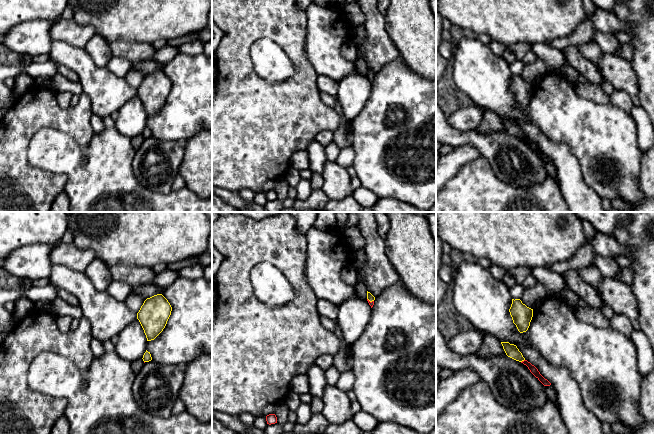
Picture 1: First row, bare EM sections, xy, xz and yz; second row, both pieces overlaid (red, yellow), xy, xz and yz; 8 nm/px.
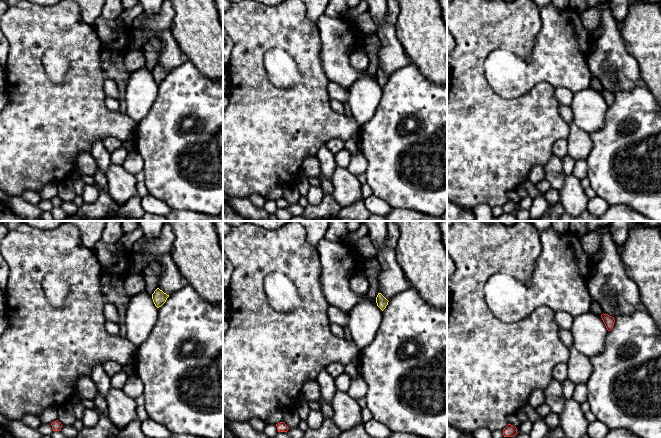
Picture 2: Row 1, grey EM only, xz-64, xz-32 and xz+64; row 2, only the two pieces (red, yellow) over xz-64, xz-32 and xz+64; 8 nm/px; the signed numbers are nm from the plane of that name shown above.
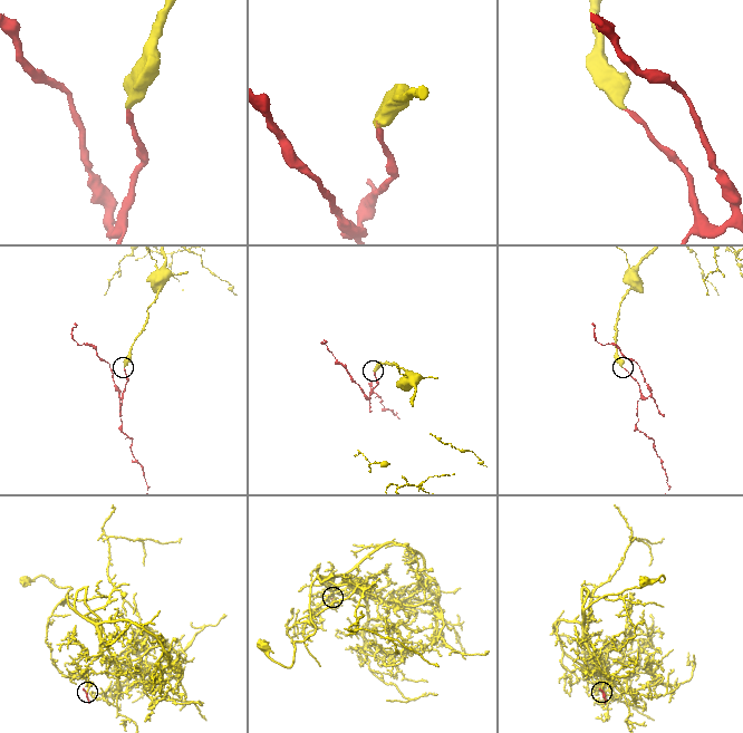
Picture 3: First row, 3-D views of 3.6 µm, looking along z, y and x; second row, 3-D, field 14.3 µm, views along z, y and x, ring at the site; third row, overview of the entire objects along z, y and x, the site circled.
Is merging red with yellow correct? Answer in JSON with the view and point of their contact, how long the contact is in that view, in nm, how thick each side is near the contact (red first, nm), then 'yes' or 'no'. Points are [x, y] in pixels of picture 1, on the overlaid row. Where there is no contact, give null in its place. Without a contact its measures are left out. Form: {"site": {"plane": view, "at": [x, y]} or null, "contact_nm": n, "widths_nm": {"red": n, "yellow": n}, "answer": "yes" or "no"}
{"site": {"plane": "yz", "at": [522, 361]}, "contact_nm": 40, "widths_nm": {"red": 60, "yellow": 110}, "answer": "yes"}

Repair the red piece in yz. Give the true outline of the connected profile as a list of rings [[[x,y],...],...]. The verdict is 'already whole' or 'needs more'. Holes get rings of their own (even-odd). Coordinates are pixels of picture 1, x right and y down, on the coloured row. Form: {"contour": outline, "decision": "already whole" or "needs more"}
{"contour": [[[501,342],[503,349],[506,353],[506,355],[516,361],[519,361],[526,365],[530,372],[544,385],[544,386],[550,386],[551,383],[545,379],[538,369],[532,365],[530,362],[528,362],[522,355],[522,353],[519,351],[516,345],[510,344],[509,342]]], "decision": "needs more"}

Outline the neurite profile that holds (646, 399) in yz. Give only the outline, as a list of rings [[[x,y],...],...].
[[[654,368],[642,379],[638,409],[644,421],[654,423]]]

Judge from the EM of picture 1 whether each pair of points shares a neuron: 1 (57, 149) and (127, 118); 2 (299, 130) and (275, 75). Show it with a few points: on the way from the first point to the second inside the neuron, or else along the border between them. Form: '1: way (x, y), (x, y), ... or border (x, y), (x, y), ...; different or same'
1: border (115, 127), (131, 139); different
2: border (295, 66), (291, 79), (276, 83), (256, 73); different

